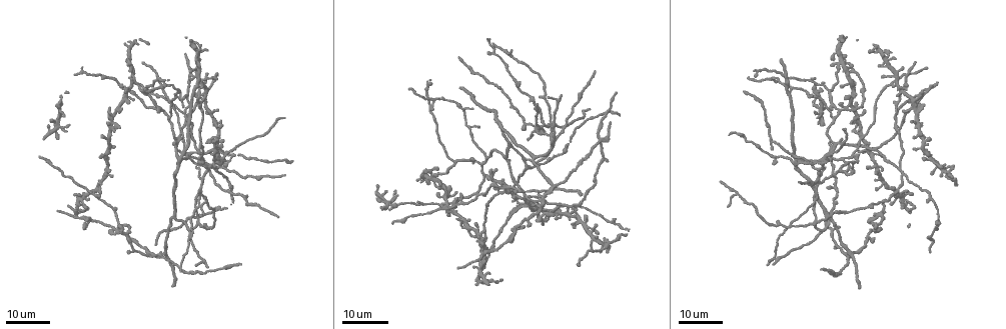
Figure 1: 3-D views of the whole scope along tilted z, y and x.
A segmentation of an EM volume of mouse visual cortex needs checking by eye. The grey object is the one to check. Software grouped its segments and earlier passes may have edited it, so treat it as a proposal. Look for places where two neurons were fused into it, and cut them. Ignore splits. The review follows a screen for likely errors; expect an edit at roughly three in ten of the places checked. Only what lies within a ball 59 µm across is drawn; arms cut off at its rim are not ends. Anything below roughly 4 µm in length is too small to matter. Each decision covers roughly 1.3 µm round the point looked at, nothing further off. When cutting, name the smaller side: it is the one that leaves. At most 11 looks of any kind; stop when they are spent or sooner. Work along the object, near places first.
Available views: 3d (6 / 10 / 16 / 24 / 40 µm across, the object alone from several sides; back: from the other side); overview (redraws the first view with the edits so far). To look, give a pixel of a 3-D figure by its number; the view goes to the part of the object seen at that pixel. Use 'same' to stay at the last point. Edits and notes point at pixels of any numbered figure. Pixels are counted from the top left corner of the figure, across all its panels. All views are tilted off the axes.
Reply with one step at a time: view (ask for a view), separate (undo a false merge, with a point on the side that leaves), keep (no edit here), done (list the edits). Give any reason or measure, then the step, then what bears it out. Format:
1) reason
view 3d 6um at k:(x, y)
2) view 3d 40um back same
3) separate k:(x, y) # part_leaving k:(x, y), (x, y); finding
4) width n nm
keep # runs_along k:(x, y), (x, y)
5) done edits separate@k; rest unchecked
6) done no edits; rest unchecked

three arms meet
view 3d 24um at 1:(793, 87)

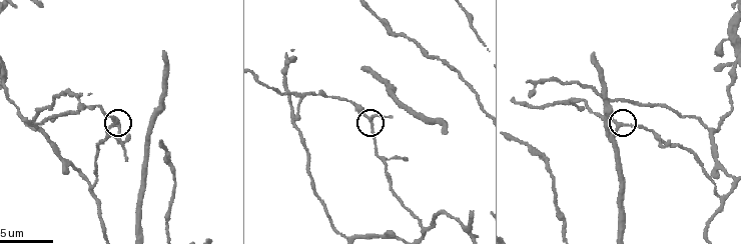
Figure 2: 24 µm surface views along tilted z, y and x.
zoom in
view 3d 10um at 2:(118, 126)

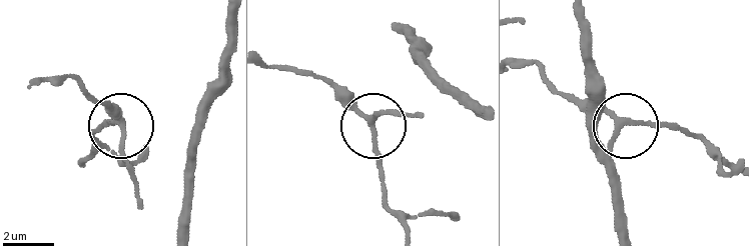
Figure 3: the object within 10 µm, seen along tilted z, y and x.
view 3d 6um at 3:(124, 125)

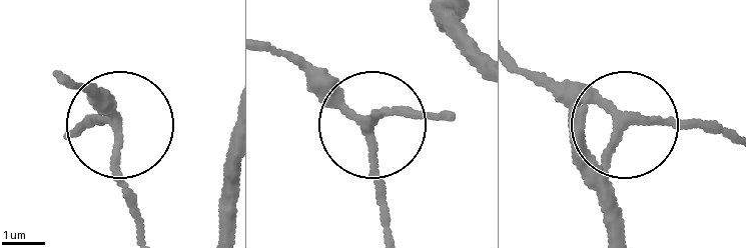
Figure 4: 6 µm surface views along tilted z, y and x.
keep # runs_along 4:(387, 234), (374, 137), (293, 64); all the same neuron

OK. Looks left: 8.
four arms meet
view 3d 16um at 1:(199, 94)

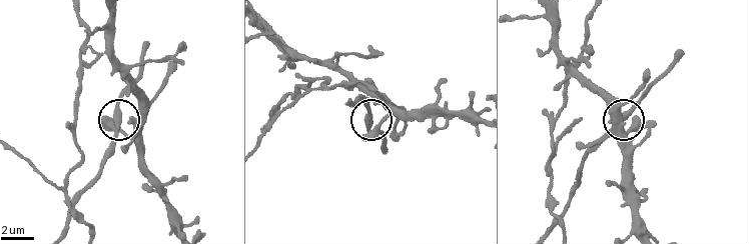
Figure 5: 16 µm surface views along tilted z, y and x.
view 3d 6um at 5:(119, 123)

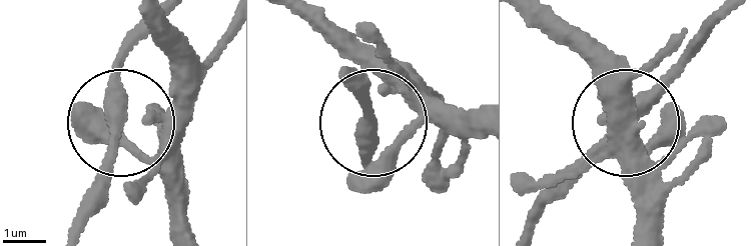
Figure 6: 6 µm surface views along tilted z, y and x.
side_arm 7 um
keep # continuous, no second neuron

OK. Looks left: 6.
three-way junction
view 3d 24um at 1:(525, 160)

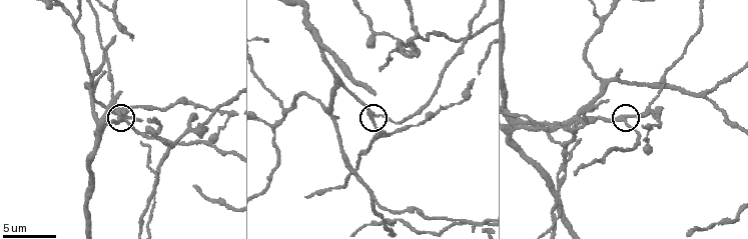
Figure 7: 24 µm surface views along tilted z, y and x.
view 3d 6um at 7:(374, 114)

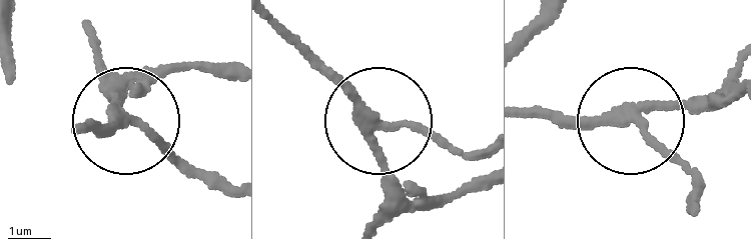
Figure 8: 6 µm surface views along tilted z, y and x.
keep # runs_along 8:(273, 19), (380, 117), (481, 155); one neuron here

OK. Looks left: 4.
three-way junction
view 3d 16um at 7:(462, 223)

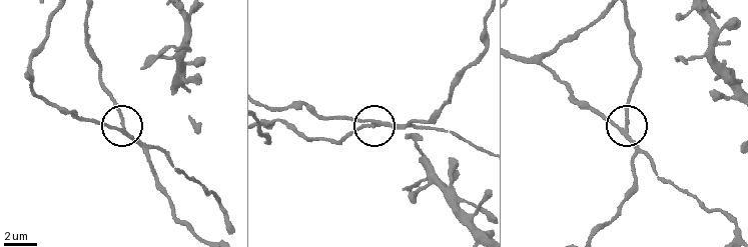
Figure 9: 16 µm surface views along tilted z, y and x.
separate 9:(148, 159) # part_leaving 9:(135, 139), (160, 190), (179, 218), (197, 235); two neurons meet here

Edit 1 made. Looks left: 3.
view 3d 16um at 1:(161, 255)

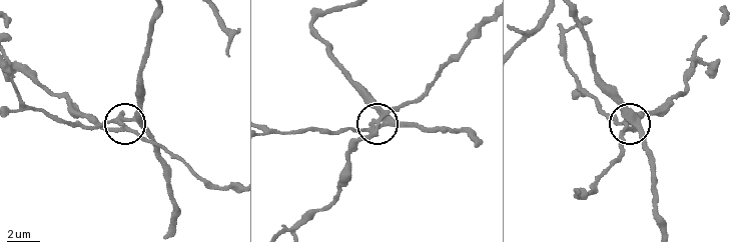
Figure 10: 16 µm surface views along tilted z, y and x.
view 3d 6um at 10:(627, 127)

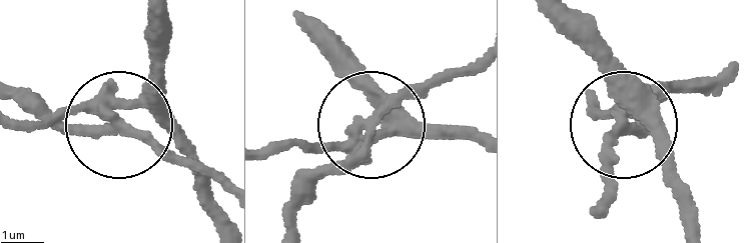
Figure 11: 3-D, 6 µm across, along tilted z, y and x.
width 280 nm
separate 11:(36, 105) # part_leaving 11:(351, 143), (290, 227); two neurons meet here

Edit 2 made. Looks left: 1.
done edits separate@9, separate@11; rest unchecked

